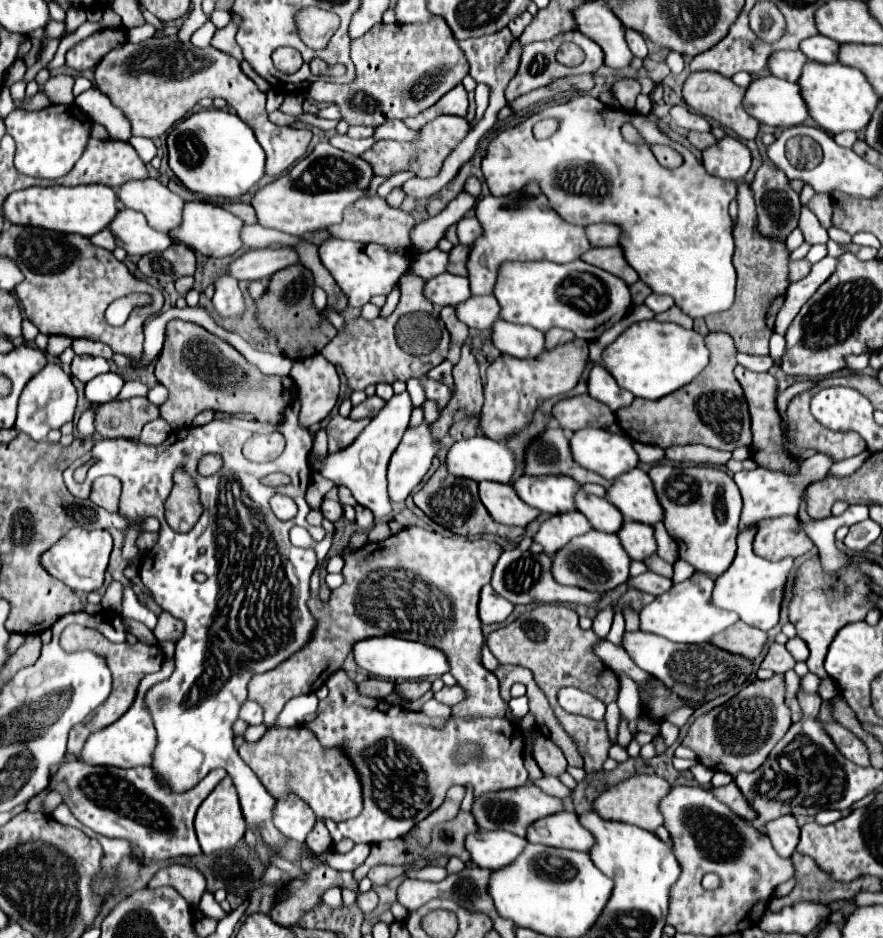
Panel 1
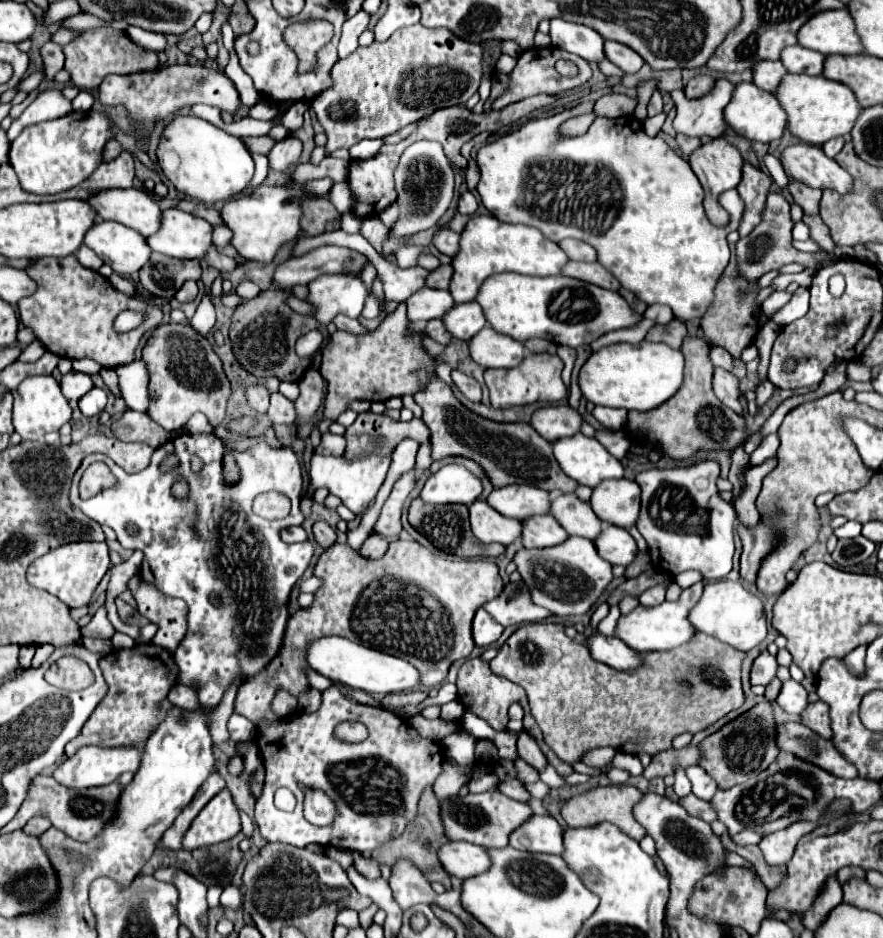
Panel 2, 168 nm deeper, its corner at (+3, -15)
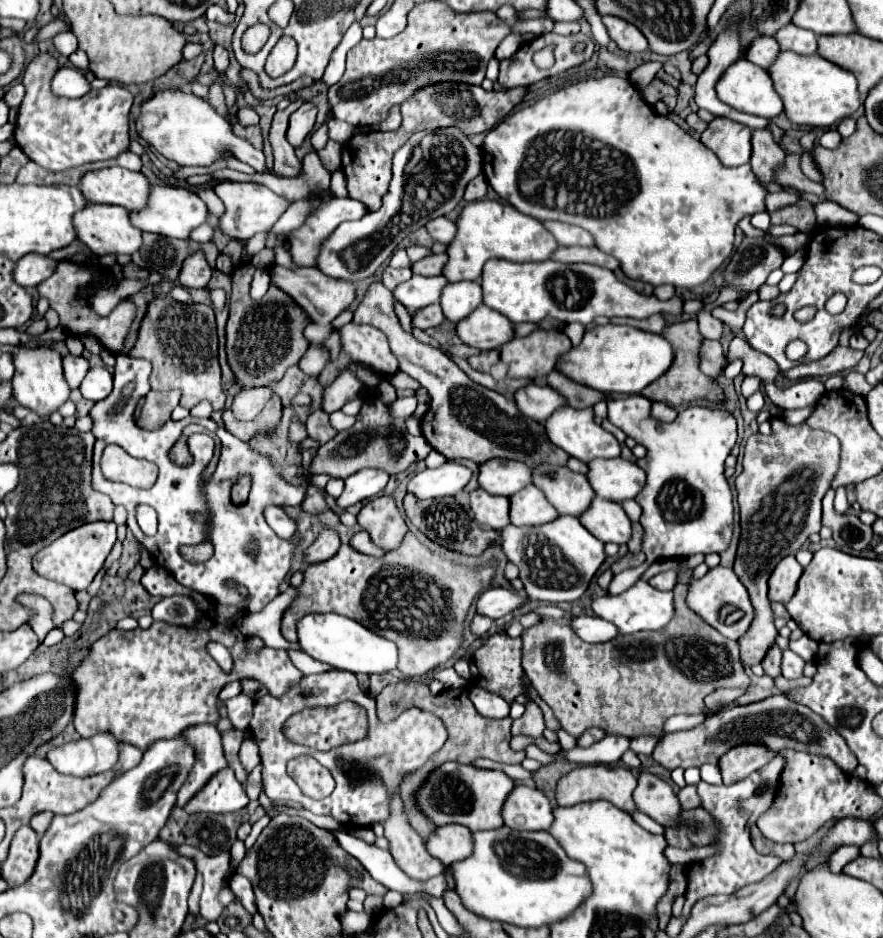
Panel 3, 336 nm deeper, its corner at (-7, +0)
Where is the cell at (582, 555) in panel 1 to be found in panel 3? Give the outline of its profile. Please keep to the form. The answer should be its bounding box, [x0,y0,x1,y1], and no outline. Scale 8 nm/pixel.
[499,516,605,604]

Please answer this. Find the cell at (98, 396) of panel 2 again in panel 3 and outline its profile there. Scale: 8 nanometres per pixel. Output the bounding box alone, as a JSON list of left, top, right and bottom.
[79,366,113,402]

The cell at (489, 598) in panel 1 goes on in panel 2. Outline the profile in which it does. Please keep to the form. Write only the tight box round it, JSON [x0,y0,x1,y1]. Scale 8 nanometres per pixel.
[473,607,503,647]

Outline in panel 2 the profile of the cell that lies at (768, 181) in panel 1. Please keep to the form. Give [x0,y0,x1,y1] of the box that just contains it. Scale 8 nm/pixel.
[737,193,837,279]

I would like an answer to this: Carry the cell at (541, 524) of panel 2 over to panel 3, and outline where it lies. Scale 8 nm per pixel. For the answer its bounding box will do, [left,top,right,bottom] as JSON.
[509,484,559,526]

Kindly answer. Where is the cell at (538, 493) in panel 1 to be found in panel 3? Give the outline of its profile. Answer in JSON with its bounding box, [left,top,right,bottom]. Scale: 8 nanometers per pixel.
[479,458,531,496]

